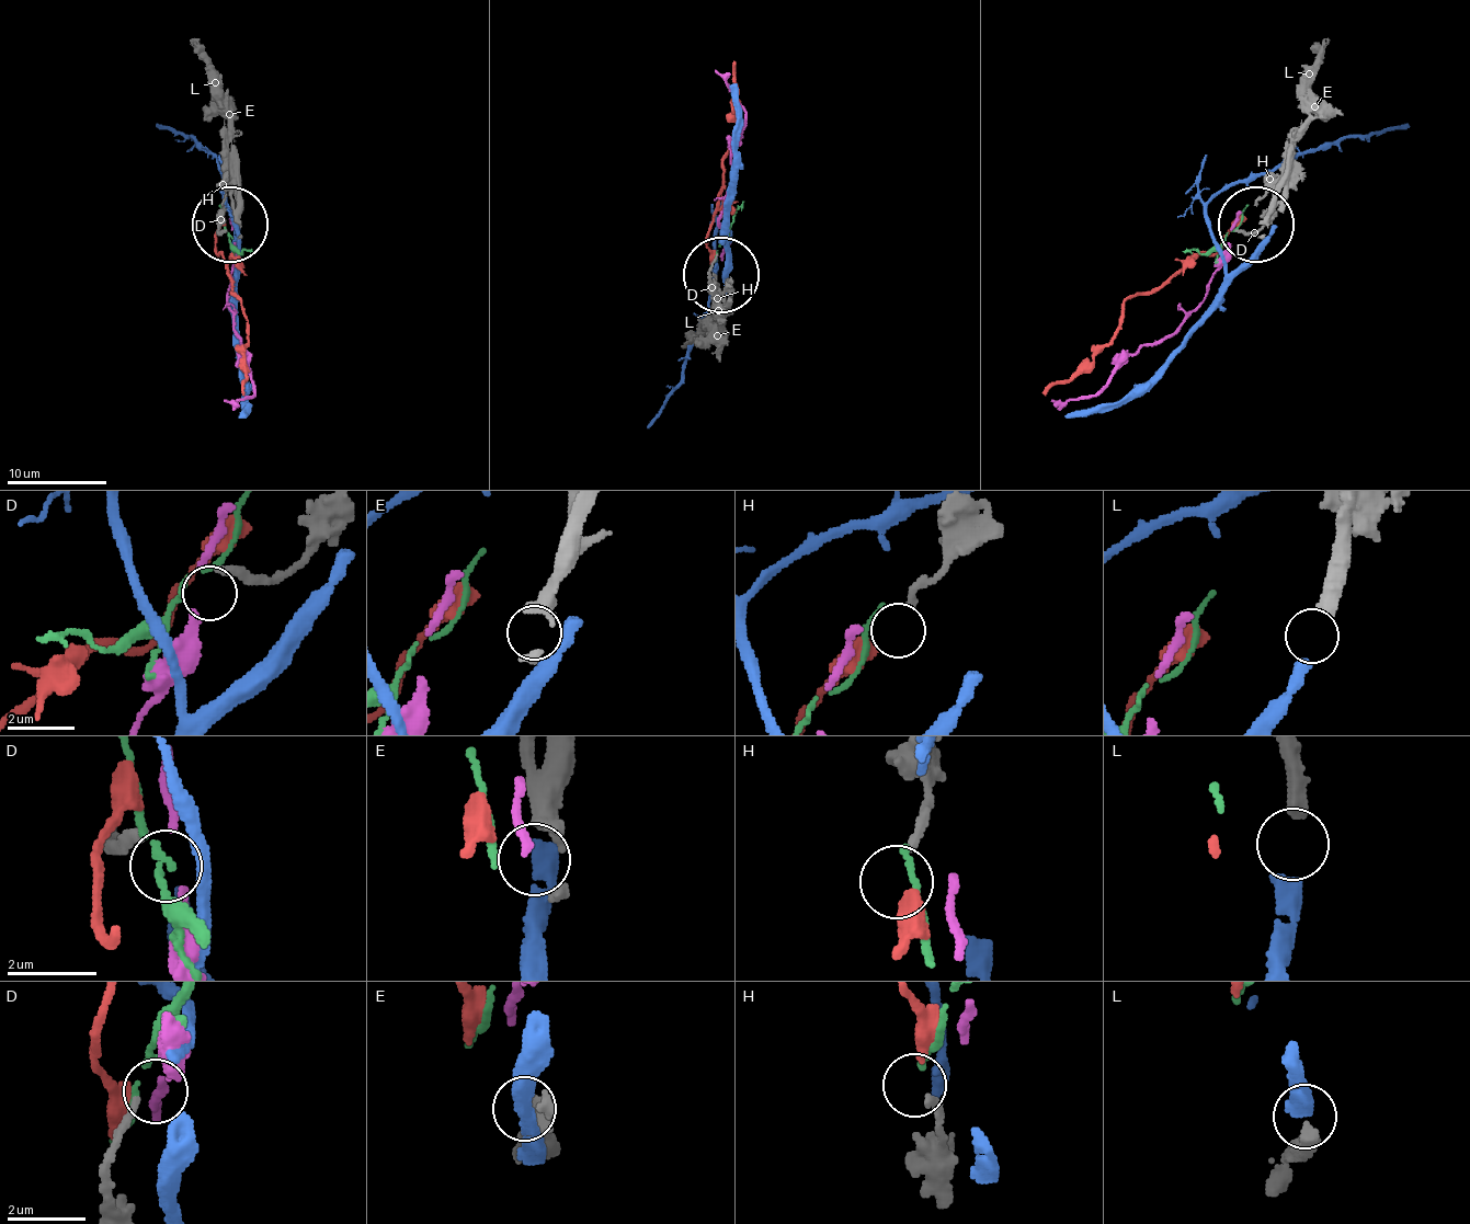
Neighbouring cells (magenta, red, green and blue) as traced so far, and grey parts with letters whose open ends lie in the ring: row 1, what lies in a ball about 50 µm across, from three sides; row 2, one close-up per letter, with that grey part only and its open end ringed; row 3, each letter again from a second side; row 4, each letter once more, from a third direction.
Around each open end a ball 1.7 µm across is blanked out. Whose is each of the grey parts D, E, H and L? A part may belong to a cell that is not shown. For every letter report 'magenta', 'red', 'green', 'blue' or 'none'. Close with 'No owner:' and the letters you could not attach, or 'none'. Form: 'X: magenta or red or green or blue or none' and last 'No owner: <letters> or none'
D: none
E: none
H: red
L: blue
No owner: D, E

